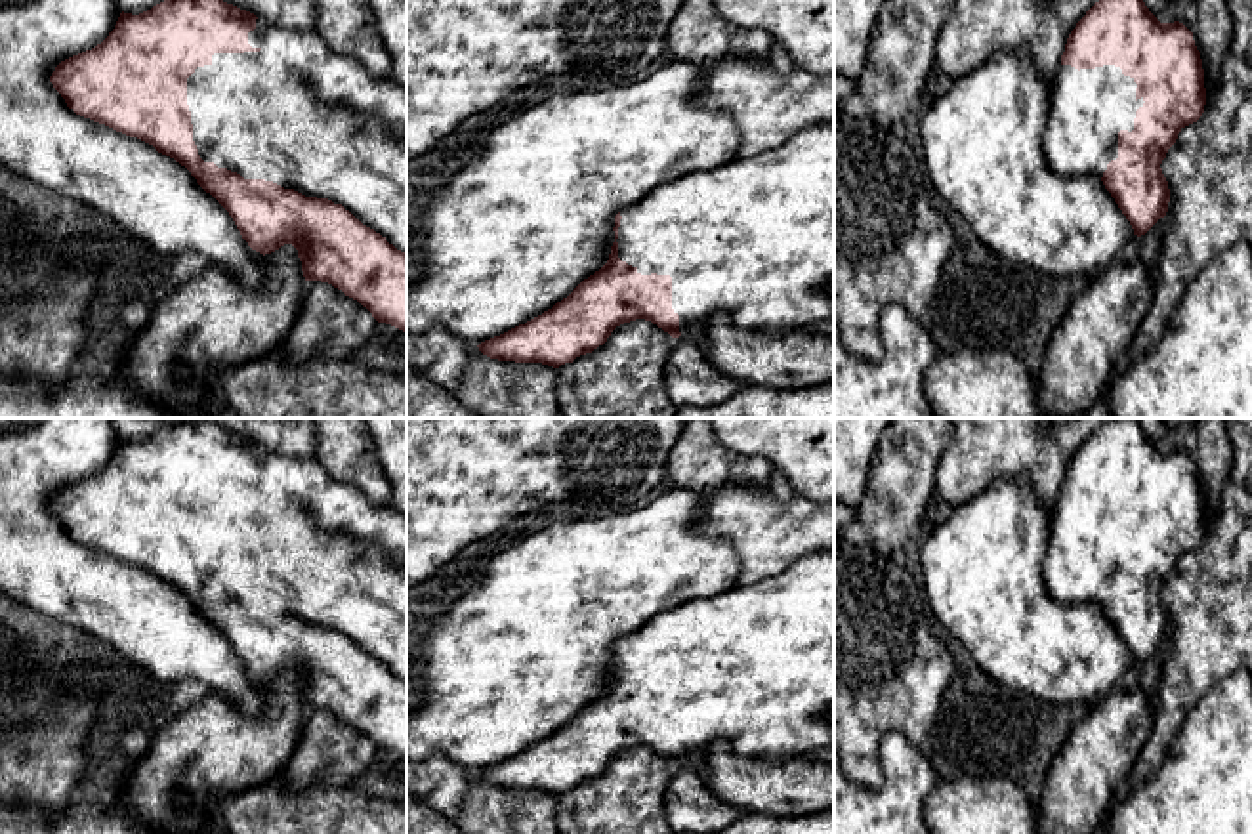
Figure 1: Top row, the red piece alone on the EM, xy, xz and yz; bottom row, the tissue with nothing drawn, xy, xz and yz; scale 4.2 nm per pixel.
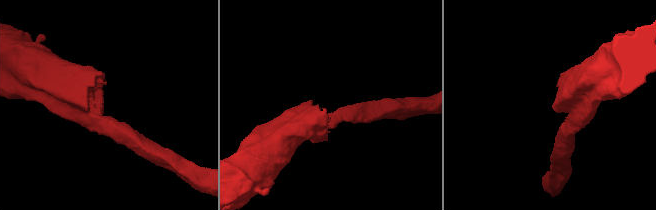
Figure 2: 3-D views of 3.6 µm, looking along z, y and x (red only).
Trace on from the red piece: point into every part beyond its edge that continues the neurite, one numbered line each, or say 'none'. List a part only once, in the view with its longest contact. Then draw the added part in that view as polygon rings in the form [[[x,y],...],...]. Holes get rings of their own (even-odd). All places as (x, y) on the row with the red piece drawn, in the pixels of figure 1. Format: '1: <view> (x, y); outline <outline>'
1: xy (296, 113); outline [[[258,17],[248,44],[252,52],[214,53],[210,65],[197,67],[187,78],[193,141],[200,158],[244,179],[273,181],[342,204],[407,254],[407,86],[372,76],[353,57],[330,50],[315,31],[292,31]]]

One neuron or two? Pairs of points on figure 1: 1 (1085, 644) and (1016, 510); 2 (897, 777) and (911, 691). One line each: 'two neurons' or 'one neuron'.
1: one neuron
2: two neurons

